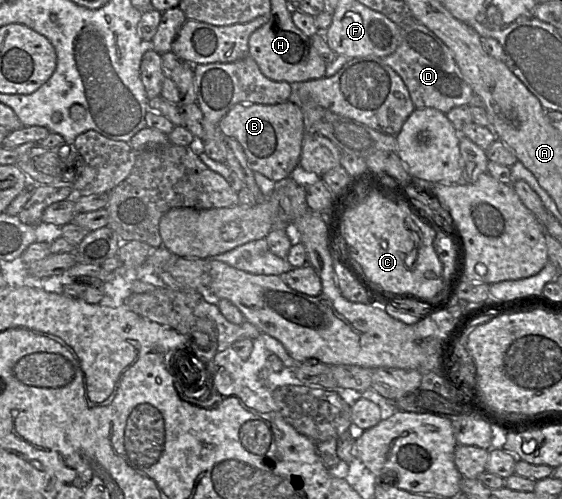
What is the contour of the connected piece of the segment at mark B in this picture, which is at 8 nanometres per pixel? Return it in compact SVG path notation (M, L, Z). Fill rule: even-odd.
M293 101L274 105L236 104L223 116L218 127L224 136L235 139L241 145L253 172L274 182L289 177L299 165L306 126L300 107Z

